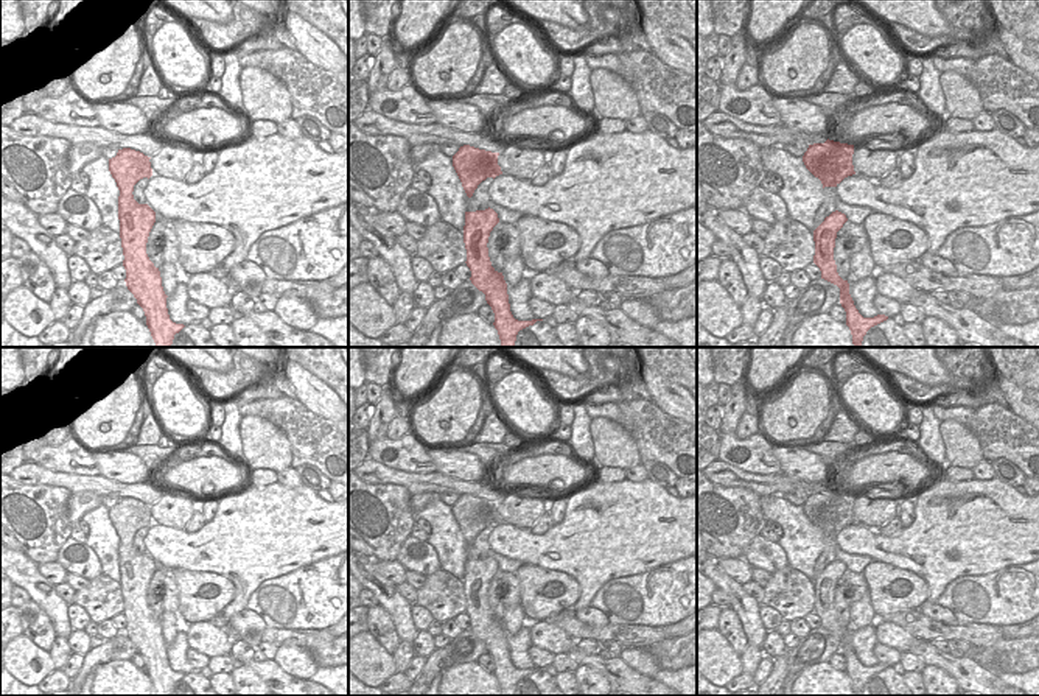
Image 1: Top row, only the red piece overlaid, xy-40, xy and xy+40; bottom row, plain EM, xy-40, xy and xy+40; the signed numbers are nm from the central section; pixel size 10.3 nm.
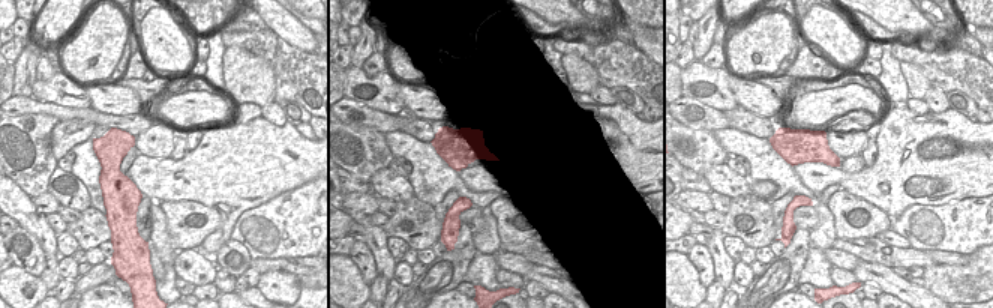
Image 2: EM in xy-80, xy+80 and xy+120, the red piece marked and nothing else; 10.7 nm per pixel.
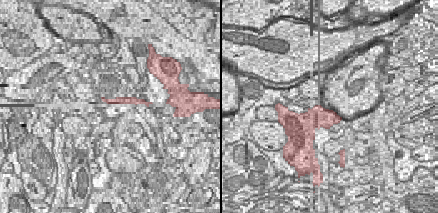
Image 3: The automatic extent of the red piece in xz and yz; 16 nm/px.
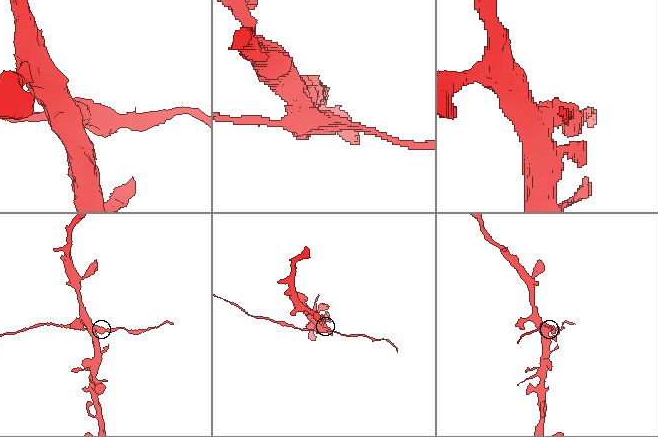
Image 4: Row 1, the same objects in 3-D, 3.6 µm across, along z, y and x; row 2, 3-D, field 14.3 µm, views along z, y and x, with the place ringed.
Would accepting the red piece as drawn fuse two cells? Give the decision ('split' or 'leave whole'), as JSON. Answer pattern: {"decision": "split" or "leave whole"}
{"decision": "split"}

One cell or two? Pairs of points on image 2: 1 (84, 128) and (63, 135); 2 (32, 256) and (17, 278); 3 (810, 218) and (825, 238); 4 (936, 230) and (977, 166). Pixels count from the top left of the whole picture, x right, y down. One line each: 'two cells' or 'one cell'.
1: one cell
2: two cells
3: two cells
4: two cells

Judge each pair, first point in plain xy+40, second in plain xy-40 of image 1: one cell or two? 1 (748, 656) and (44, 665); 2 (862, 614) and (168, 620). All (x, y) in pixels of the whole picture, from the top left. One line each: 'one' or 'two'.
1: two
2: one

